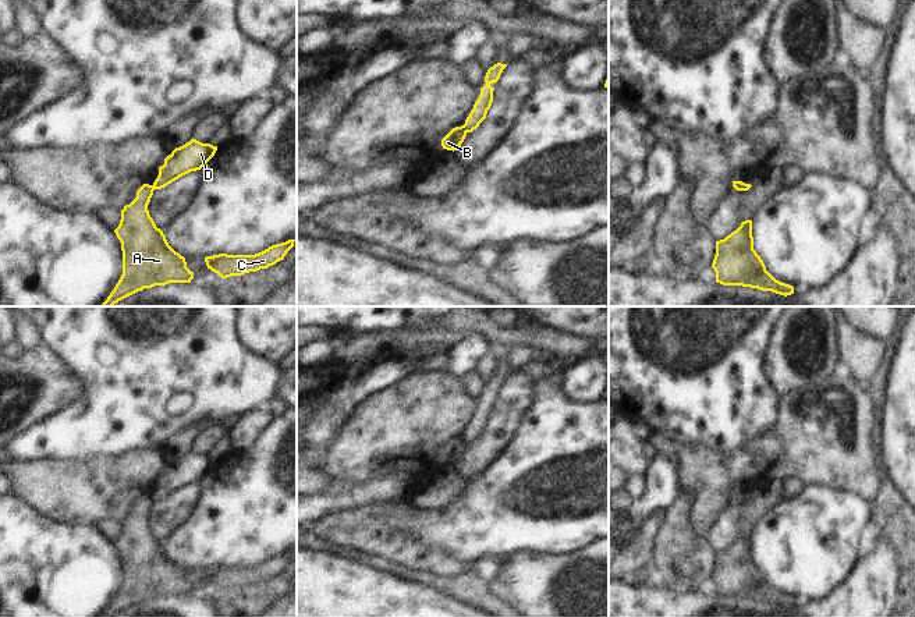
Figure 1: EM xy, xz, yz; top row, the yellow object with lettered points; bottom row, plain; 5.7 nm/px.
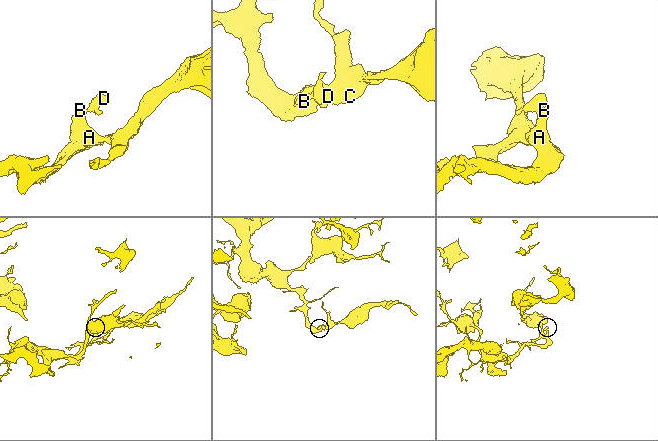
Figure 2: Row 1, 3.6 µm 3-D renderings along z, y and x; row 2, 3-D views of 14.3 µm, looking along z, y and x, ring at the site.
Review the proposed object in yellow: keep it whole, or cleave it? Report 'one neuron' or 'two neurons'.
two neurons

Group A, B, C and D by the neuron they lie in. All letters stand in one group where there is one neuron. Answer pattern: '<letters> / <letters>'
A B C / D

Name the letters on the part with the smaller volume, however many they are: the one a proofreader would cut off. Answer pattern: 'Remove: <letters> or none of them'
Remove: D

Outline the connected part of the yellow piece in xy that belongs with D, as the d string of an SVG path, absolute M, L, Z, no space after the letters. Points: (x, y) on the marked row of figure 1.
M191 139L185 145L175 148L159 167L159 175L153 182L153 189L162 189L180 177L201 170L216 153L217 146Z

